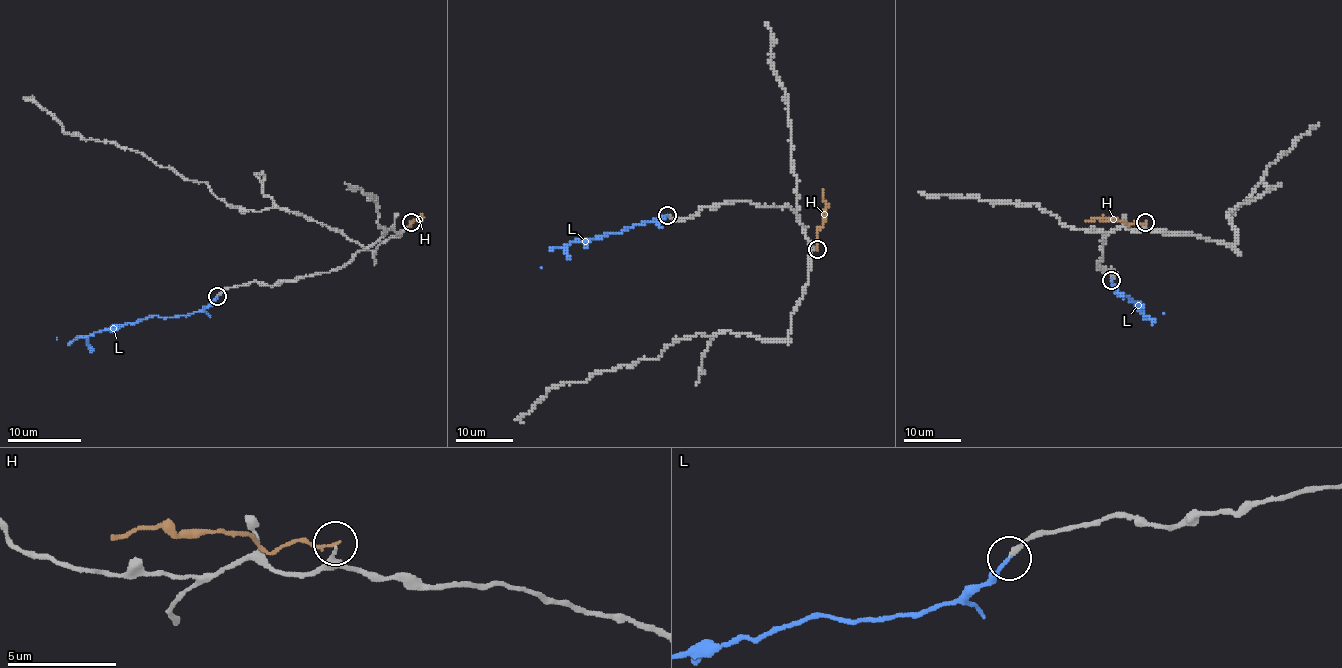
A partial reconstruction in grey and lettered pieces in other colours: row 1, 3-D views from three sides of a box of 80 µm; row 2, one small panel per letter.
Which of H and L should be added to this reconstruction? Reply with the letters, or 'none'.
L

